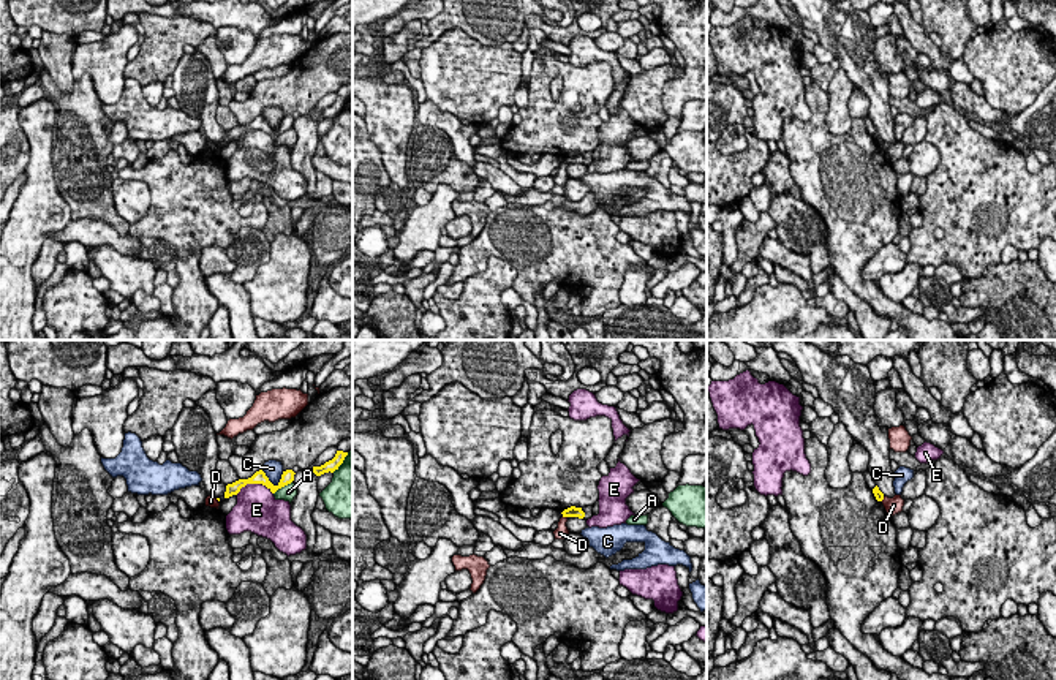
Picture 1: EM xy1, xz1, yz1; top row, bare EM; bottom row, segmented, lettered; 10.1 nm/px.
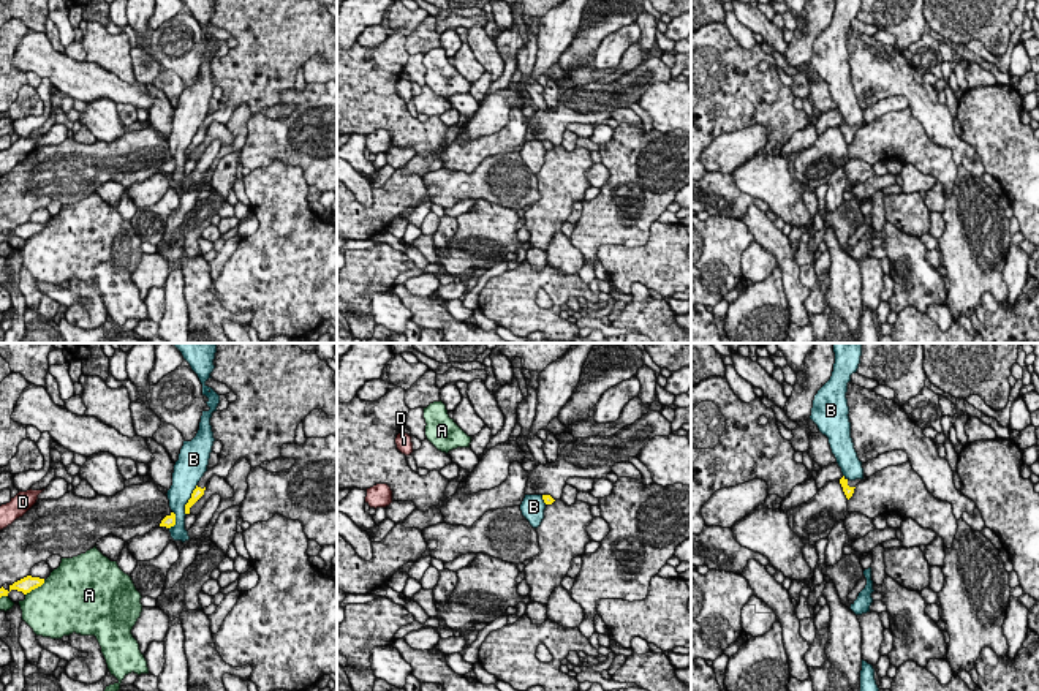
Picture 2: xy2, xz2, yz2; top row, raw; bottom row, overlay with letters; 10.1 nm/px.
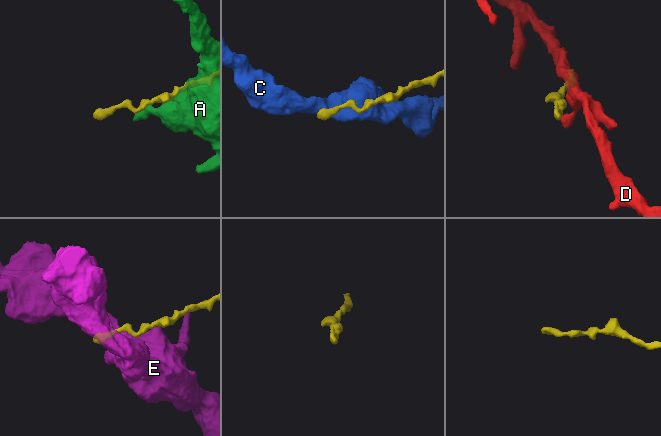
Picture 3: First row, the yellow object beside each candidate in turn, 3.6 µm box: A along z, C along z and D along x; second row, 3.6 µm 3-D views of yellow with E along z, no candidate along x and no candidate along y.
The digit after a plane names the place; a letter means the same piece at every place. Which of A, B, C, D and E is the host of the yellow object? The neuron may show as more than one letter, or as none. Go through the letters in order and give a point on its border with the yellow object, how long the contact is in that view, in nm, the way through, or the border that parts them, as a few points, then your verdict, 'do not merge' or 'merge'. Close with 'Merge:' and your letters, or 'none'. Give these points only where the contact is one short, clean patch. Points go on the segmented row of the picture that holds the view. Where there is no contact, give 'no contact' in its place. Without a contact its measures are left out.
A: xy2 (35, 587) | 260 nm | do not merge
B: xy2 (188, 500) | 340 nm | do not merge
C: xy1 (267, 479) | 240 nm | along xy1 (261, 470), (274, 484), (279, 484) | do not merge
D: xz1 (565, 516) | 50 nm | along xz1 (563, 516), (566, 517) | do not merge
E: xy1 (253, 483) | 380 nm | along xy1 (272, 492), (261, 484), (245, 484), (236, 494) | do not merge
Merge: none

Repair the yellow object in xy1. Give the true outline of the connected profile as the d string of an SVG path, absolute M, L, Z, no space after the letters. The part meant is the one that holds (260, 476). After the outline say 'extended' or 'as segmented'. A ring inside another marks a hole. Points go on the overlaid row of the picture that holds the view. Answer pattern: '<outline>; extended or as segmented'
M262 470L256 471L251 478L248 479L239 479L232 484L226 485L226 492L224 492L224 498L229 498L232 495L237 495L240 492L242 487L245 487L247 484L262 484L266 485L272 493L275 493L278 489L291 484L294 481L294 471L292 470L286 470L281 474L281 479L277 485L273 485L269 478L266 476L266 473Z; as segmented

